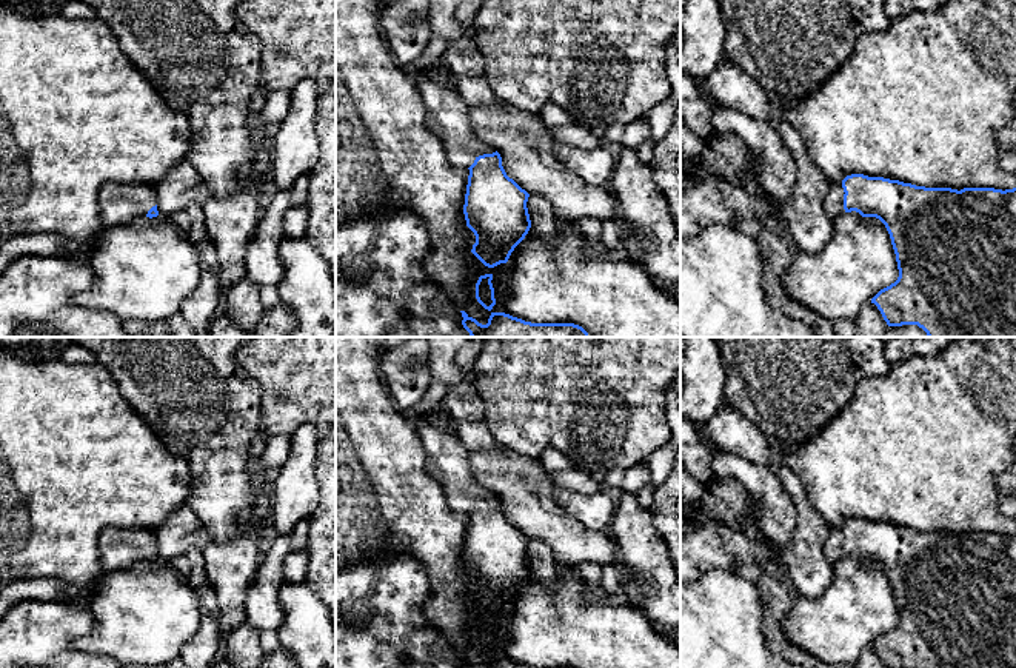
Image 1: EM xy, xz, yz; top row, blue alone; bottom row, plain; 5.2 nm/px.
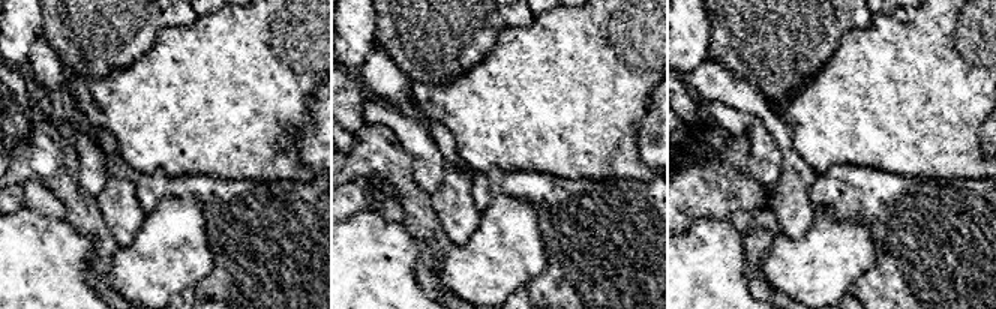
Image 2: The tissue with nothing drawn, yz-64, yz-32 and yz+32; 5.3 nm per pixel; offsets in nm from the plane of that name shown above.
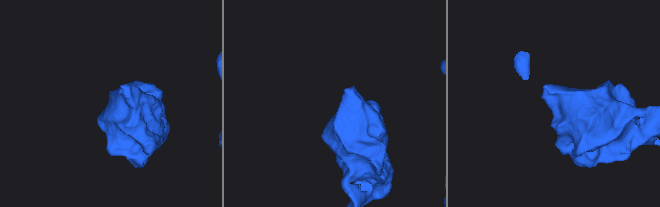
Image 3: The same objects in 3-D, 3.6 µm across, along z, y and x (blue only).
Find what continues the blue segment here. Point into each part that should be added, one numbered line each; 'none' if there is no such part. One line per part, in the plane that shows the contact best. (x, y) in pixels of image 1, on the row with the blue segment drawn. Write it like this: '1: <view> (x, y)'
1: xz (447, 114)

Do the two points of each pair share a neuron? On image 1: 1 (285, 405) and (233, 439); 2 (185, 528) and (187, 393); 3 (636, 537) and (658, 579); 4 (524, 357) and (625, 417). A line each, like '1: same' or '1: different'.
1: different
2: different
3: same
4: same

